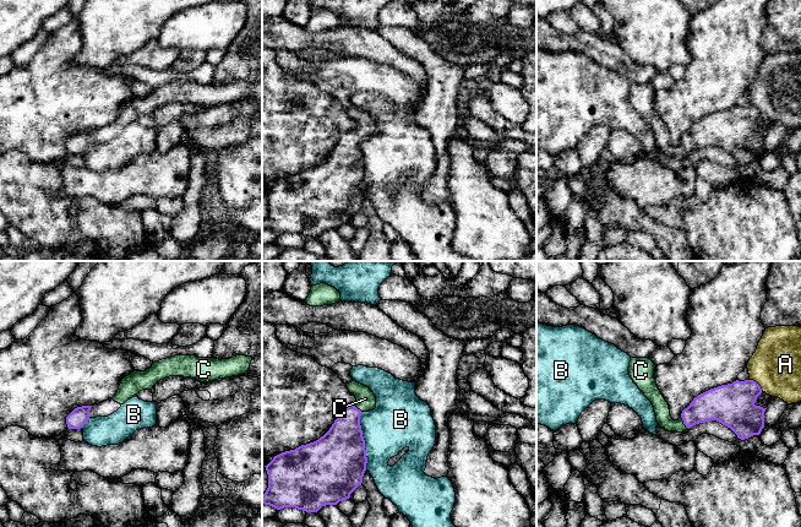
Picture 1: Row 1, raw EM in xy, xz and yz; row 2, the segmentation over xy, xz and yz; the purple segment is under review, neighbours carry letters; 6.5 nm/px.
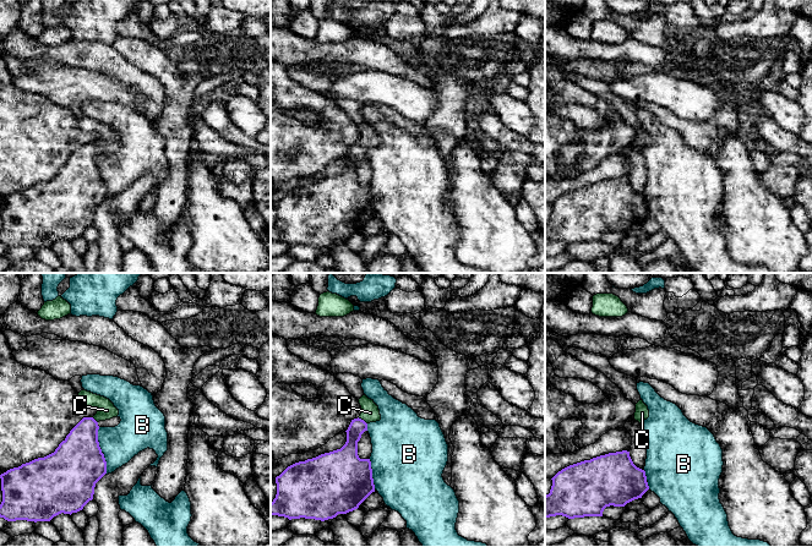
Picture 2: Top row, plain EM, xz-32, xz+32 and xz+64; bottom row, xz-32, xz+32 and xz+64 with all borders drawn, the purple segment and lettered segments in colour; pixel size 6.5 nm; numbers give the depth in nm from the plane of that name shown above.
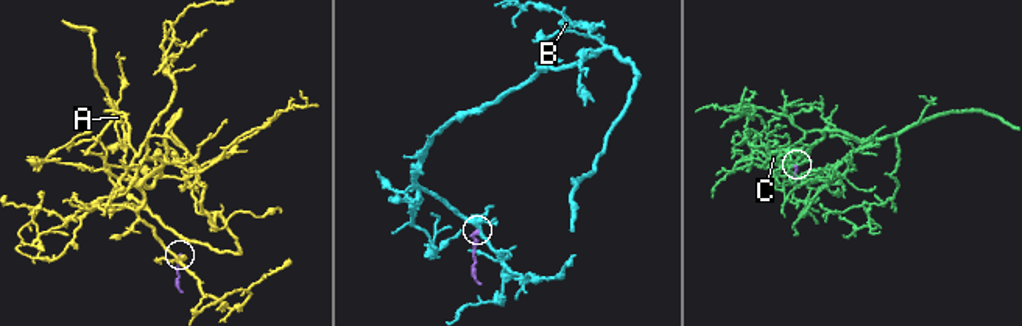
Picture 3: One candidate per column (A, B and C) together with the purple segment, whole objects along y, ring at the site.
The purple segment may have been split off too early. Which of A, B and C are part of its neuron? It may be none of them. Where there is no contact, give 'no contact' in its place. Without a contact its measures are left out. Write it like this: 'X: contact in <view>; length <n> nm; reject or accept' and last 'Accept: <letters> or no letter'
A: contact in yz; length 120 nm; reject
B: contact in xz; length 380 nm; reject
C: contact in yz; length 90 nm; accept
Accept: C

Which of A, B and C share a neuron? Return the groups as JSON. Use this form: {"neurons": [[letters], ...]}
{"neurons": [["A"], ["B"], ["C"]]}

